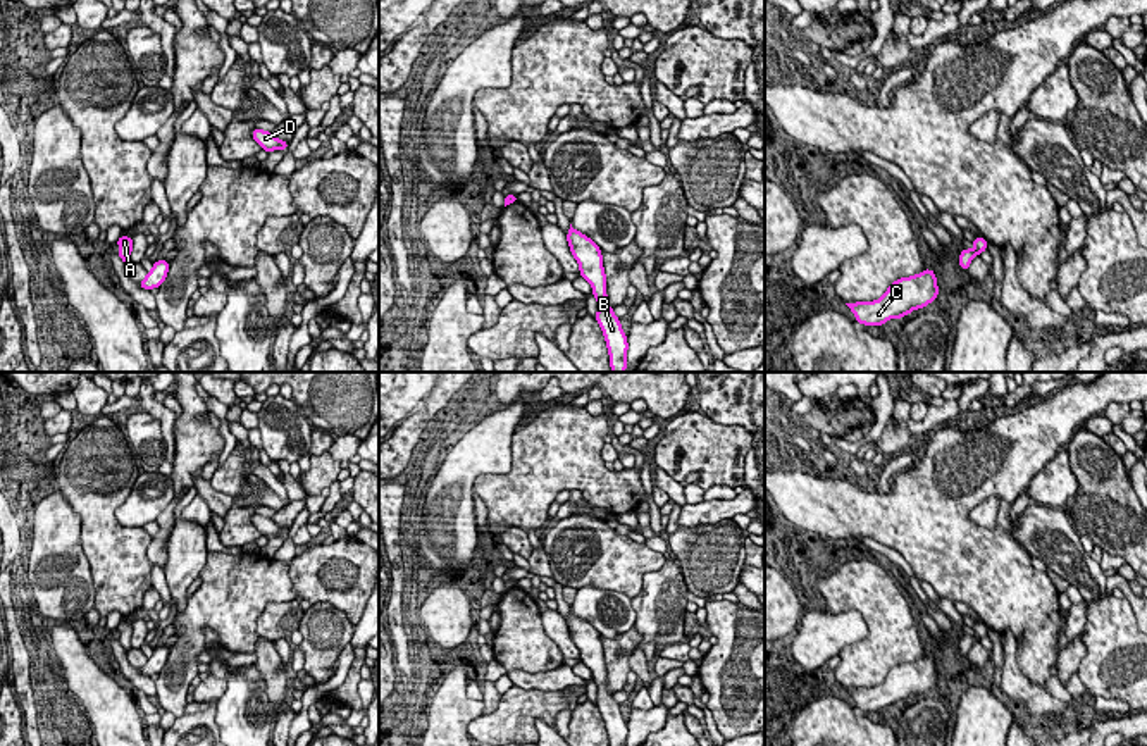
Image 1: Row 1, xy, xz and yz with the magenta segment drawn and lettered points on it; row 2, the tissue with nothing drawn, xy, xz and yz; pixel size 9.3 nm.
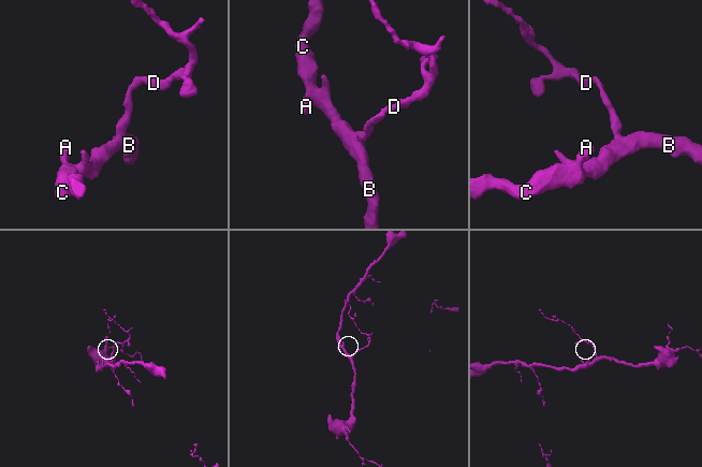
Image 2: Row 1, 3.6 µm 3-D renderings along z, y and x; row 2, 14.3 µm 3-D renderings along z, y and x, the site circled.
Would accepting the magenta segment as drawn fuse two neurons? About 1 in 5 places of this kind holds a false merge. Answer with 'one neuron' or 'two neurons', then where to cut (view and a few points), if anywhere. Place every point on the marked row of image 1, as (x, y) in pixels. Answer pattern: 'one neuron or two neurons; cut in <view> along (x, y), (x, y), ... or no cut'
one neuron; no cut

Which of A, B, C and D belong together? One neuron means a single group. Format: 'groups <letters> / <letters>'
groups A B C D

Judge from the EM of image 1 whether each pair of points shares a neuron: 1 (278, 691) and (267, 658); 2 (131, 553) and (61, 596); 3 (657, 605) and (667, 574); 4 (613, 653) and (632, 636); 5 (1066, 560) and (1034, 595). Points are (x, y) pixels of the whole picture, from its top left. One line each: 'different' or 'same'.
1: same
2: different
3: same
4: same
5: different

